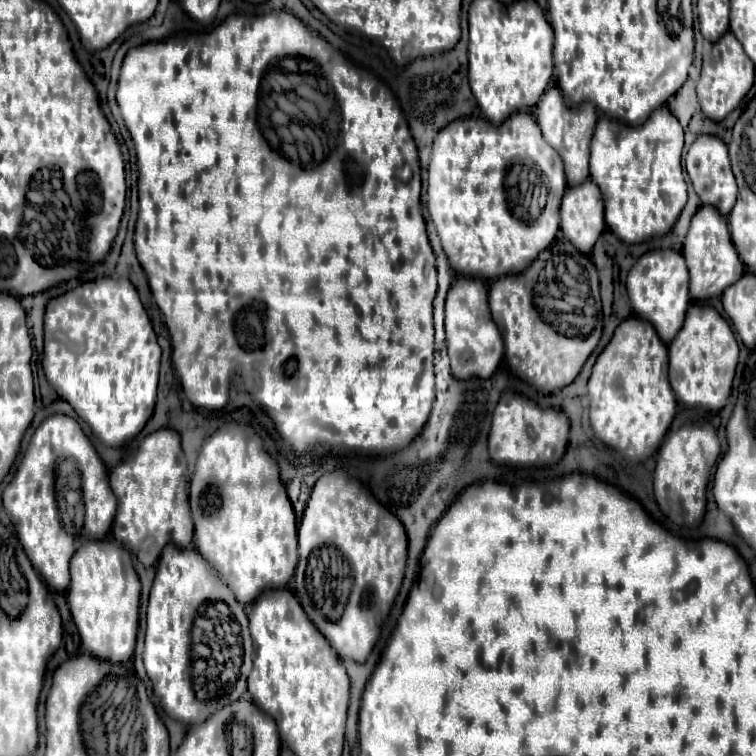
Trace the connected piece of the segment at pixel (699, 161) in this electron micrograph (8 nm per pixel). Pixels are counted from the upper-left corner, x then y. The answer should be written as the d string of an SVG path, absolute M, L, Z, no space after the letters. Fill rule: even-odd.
M700 135L692 143L692 147L686 155L686 171L688 171L692 187L694 187L696 195L700 197L702 205L712 205L726 217L732 211L732 205L736 203L736 197L738 197L738 187L736 187L736 181L734 181L734 175L730 169L726 143L712 135Z

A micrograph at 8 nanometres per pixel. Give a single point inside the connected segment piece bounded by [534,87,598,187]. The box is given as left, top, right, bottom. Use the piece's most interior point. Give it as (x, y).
(569, 131)

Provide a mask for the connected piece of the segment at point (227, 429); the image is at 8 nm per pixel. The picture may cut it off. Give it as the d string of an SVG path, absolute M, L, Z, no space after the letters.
M228 423L204 441L190 481L190 507L196 525L196 551L212 565L220 581L232 589L242 605L252 603L264 589L284 589L288 585L298 563L296 515L280 481L276 461L264 451L262 439L252 427Z

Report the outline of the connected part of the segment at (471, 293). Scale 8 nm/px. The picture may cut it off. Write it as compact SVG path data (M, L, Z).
M458 277L446 297L446 347L452 375L466 381L468 377L492 377L504 355L504 341L488 309L488 293L482 281Z

